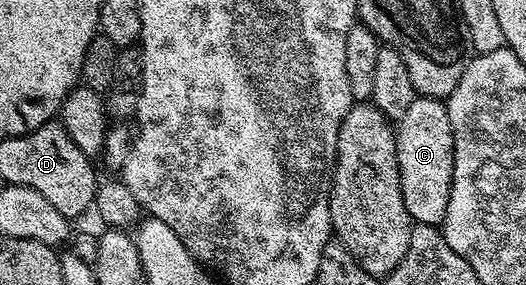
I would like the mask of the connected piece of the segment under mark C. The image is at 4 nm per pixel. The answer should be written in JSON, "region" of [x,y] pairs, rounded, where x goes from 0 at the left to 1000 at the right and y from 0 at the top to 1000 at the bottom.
{"region":[[[789,337],[768,418],[753,432],[749,484],[768,726],[776,726],[781,779],[838,793],[852,740],[852,684],[859,656],[863,582],[863,477],[859,432],[852,432],[846,351]]]}

